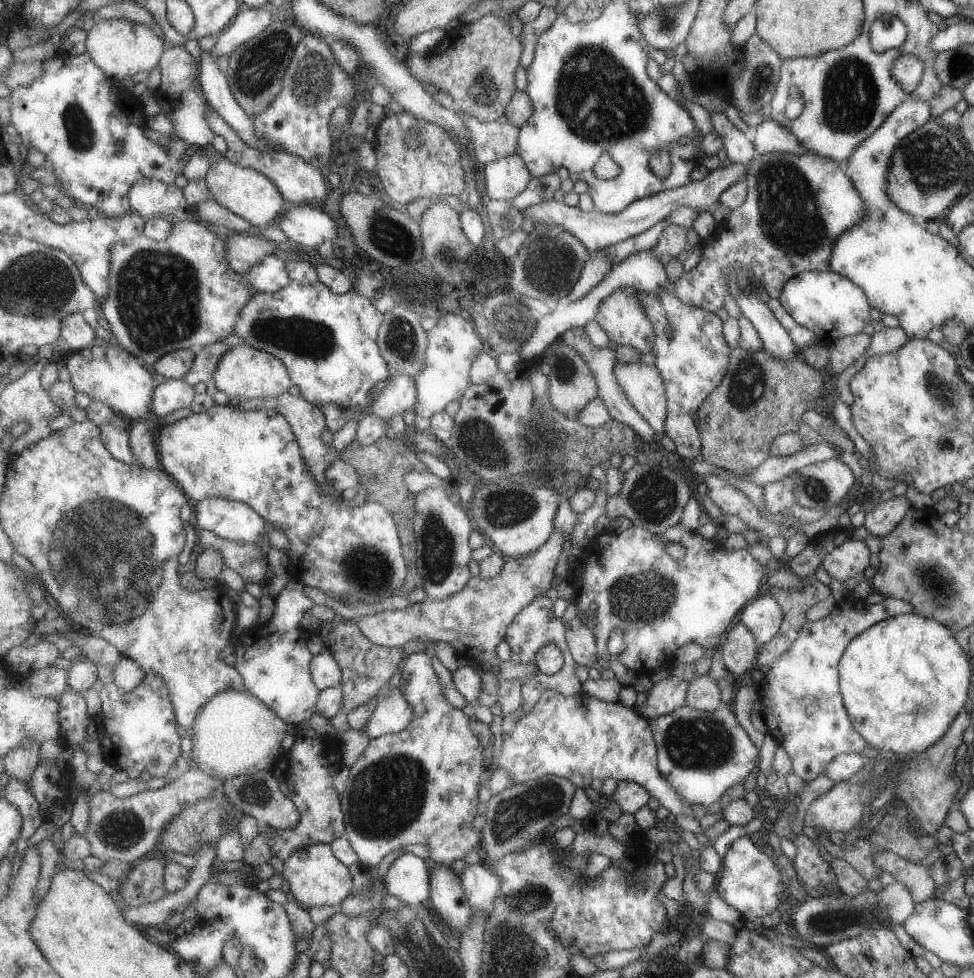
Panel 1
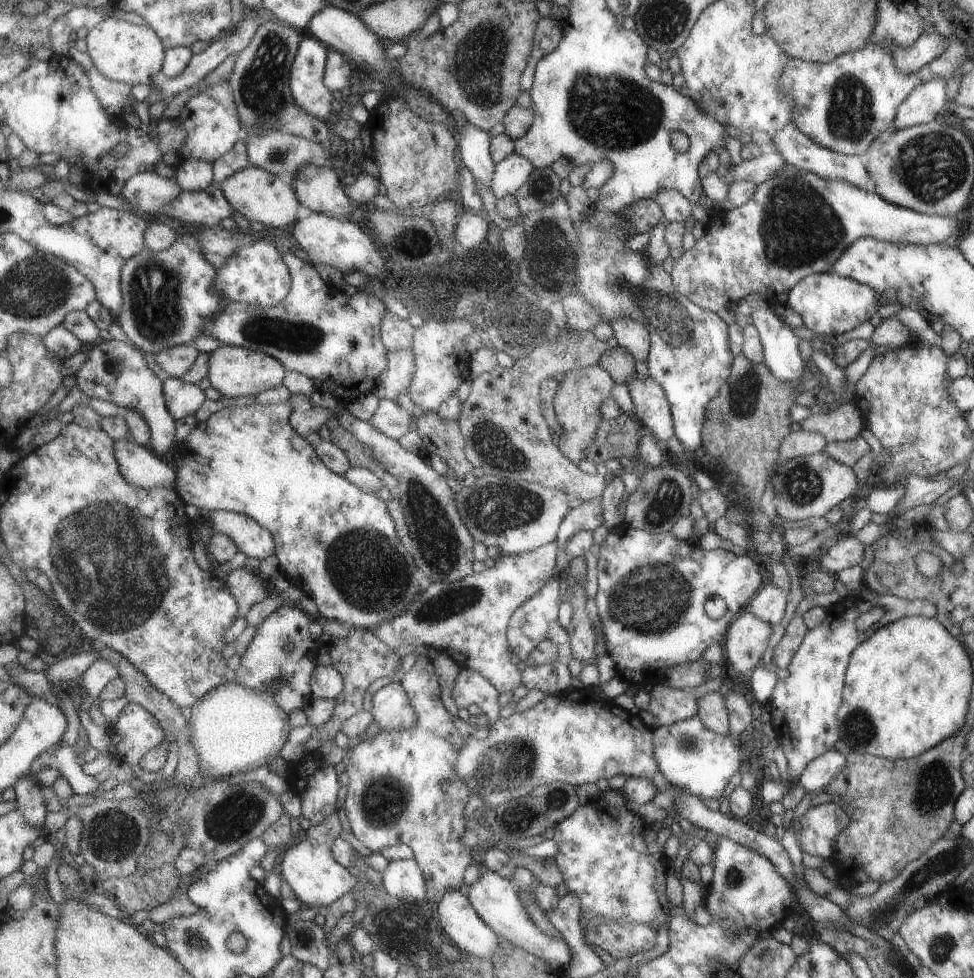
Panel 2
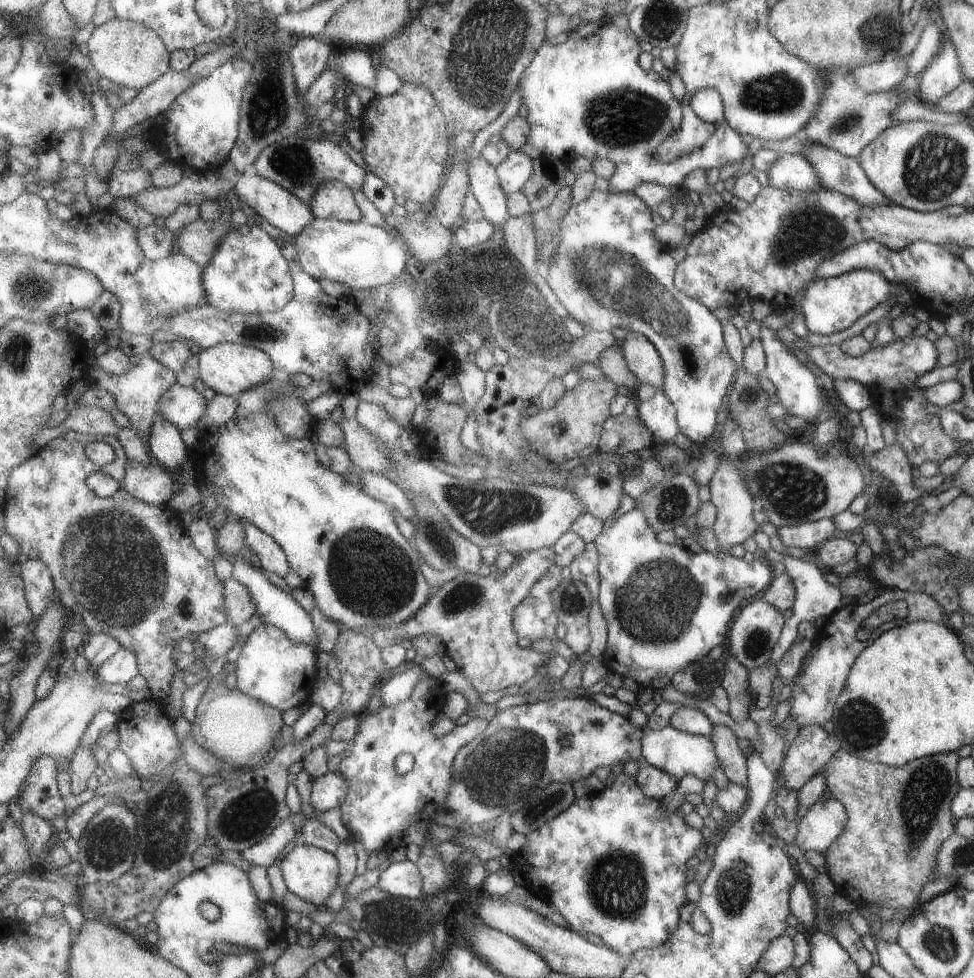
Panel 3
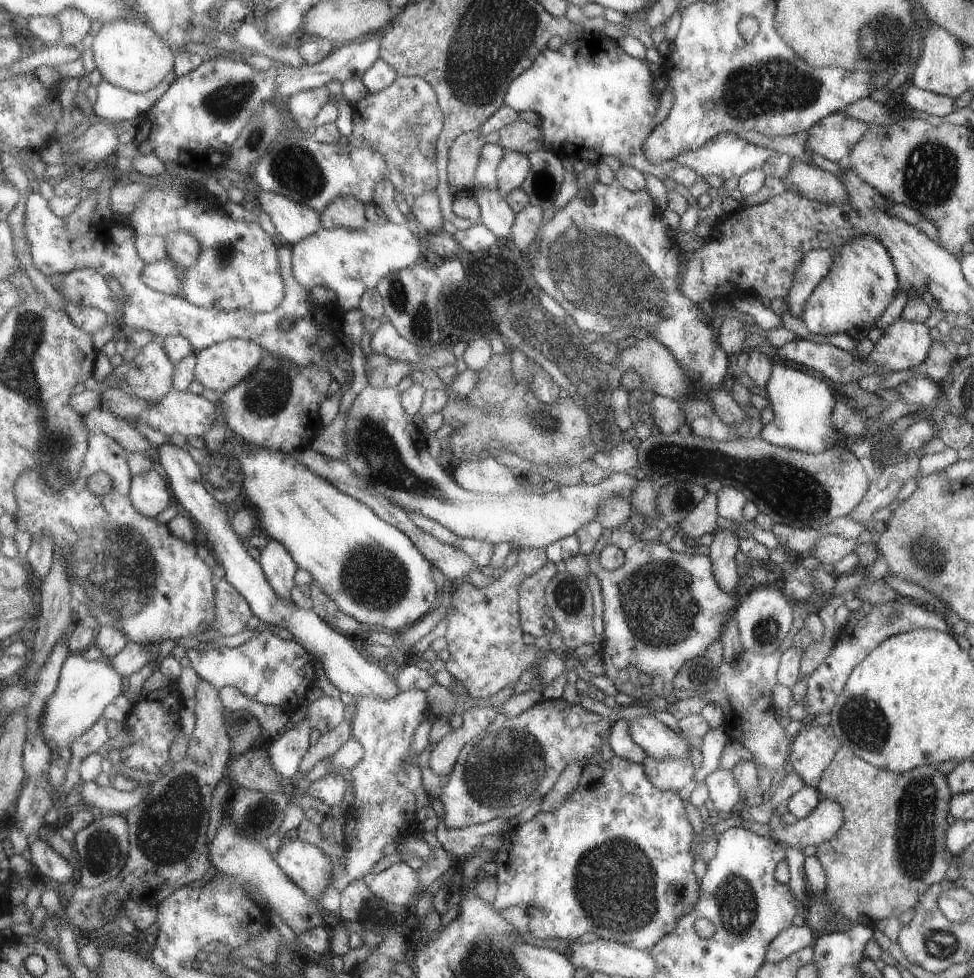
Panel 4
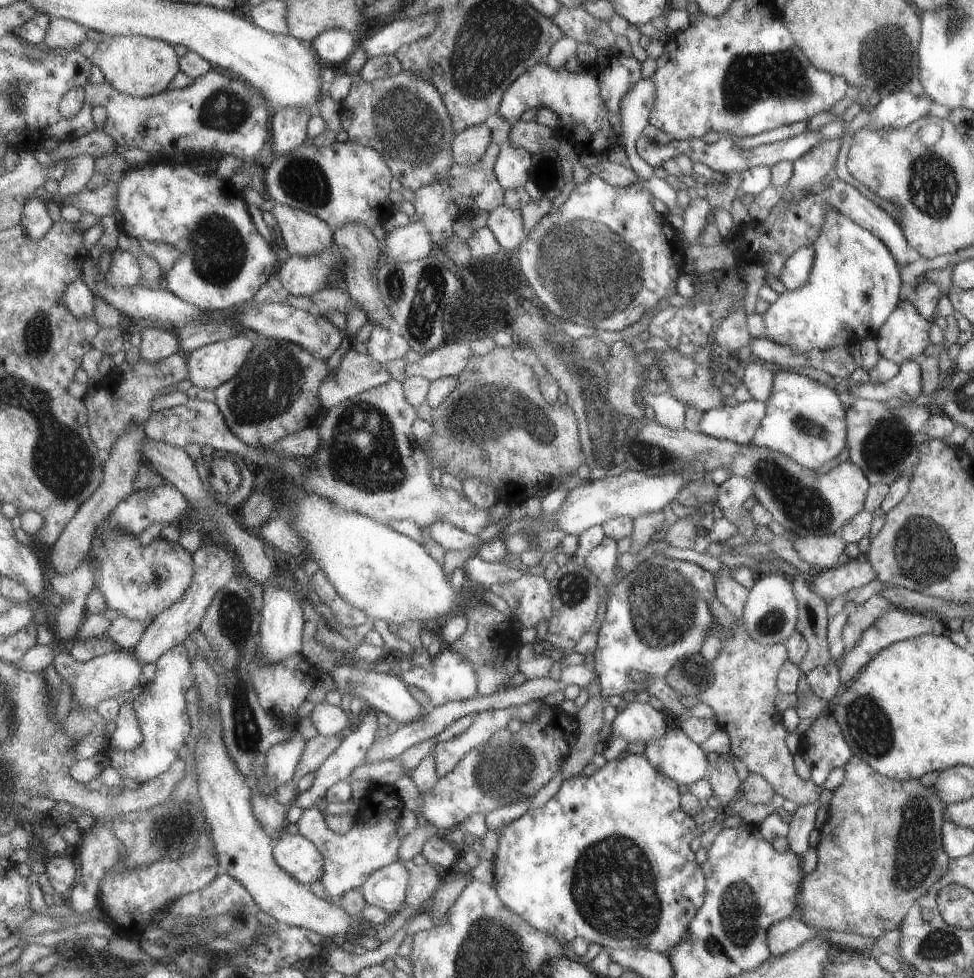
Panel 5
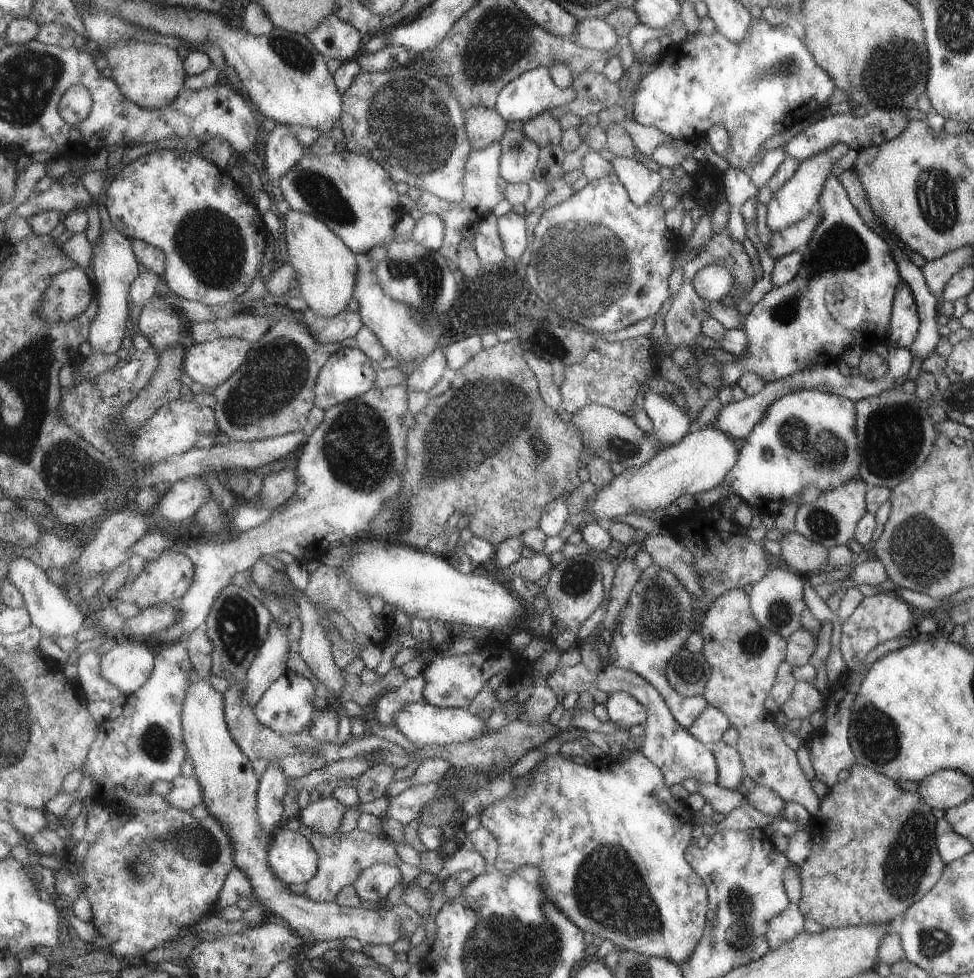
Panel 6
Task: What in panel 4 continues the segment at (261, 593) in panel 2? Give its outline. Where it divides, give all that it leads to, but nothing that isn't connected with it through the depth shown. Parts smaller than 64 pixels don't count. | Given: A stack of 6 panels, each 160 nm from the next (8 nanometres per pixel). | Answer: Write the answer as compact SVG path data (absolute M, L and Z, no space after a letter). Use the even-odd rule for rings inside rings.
M226 578L217 583L217 618L212 628L216 628L221 636L243 632L254 615L249 601Z

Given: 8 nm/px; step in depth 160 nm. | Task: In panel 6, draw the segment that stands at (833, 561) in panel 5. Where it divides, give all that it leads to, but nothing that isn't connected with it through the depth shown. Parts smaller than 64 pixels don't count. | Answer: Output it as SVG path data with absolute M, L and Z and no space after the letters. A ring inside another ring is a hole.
M795 532L787 533L781 537L780 544L780 559L785 561L785 566L789 569L795 569L798 573L814 575L820 572L827 571L826 558L828 557L829 549L824 546L801 536Z

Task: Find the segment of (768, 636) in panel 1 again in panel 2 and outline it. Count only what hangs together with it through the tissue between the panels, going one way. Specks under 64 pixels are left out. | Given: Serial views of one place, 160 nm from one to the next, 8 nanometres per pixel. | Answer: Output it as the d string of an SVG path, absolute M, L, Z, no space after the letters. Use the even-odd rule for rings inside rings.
M766 585L746 606L747 612L757 615L761 620L777 626L785 612L786 592L775 585Z

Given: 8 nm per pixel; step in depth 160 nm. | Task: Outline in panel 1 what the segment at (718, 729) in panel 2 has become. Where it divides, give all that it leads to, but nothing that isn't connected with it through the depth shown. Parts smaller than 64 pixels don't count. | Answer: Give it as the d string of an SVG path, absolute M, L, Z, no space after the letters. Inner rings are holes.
M707 673L690 682L686 704L691 708L712 711L720 707L722 702L722 690L718 681Z

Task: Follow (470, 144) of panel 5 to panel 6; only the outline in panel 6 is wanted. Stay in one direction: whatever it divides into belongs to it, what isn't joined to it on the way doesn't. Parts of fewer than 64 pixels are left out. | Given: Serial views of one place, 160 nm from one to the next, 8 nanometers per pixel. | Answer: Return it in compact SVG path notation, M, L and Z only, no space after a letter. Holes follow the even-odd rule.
M470 107L465 113L466 131L474 149L491 146L508 131L507 121L495 109Z

